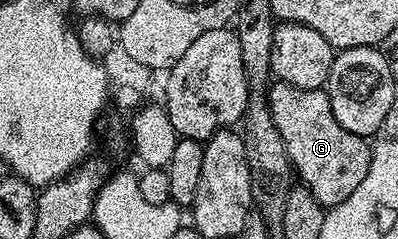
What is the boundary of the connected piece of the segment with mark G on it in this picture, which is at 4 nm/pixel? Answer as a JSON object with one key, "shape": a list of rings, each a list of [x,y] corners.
{"shape":[[[276,82],[268,89],[268,104],[274,126],[285,143],[291,171],[300,175],[299,183],[308,188],[326,210],[338,206],[338,202],[346,202],[370,170],[369,141],[358,134],[350,134],[350,130],[339,124],[327,91],[319,88],[302,90]]]}

